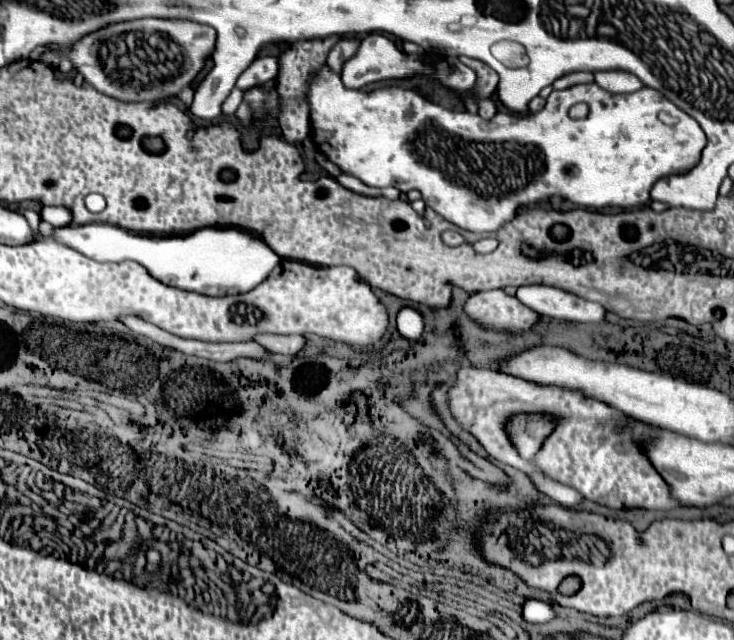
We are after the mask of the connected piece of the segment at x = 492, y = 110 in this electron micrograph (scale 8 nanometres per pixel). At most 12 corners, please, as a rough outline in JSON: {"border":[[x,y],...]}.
{"border":[[490,97],[476,101],[478,115],[490,119],[496,115],[496,103]]}

